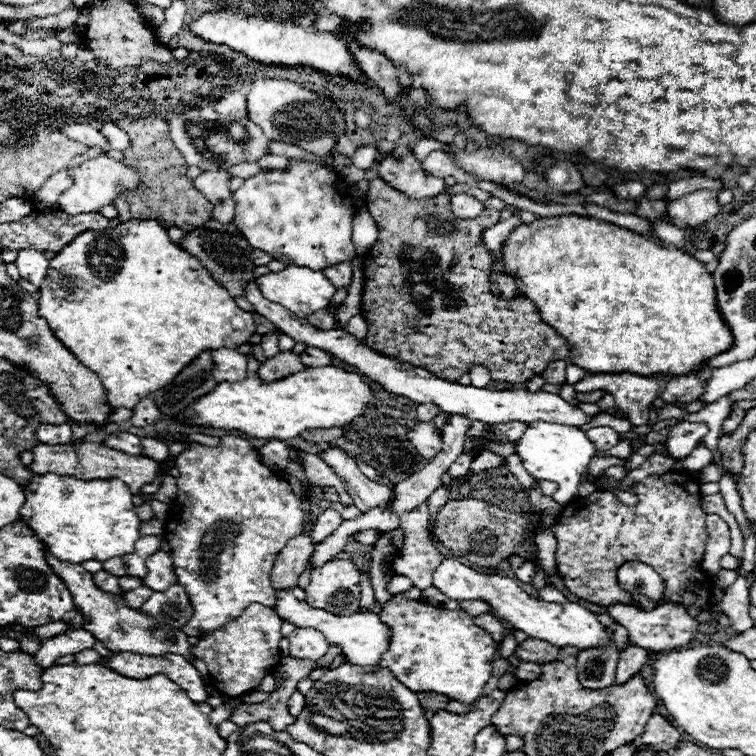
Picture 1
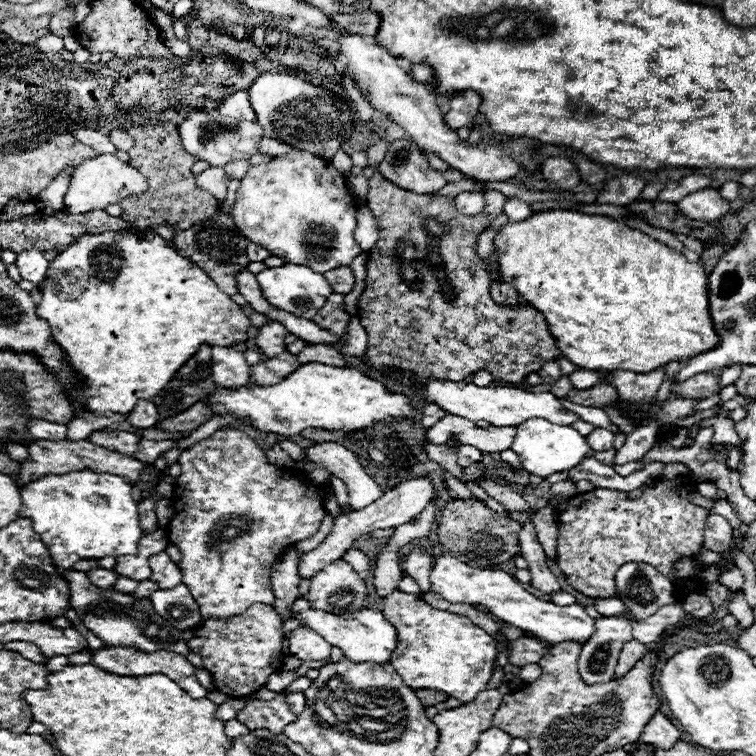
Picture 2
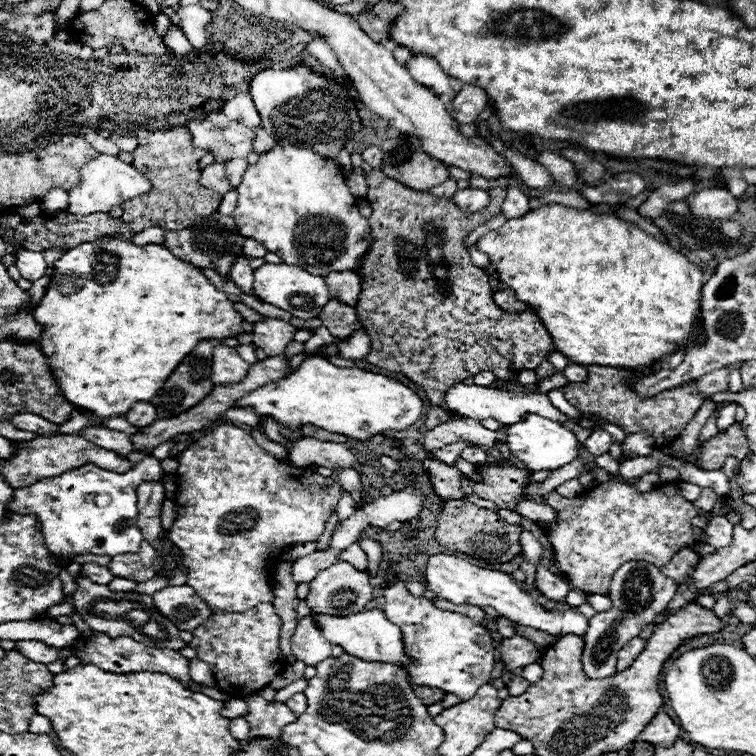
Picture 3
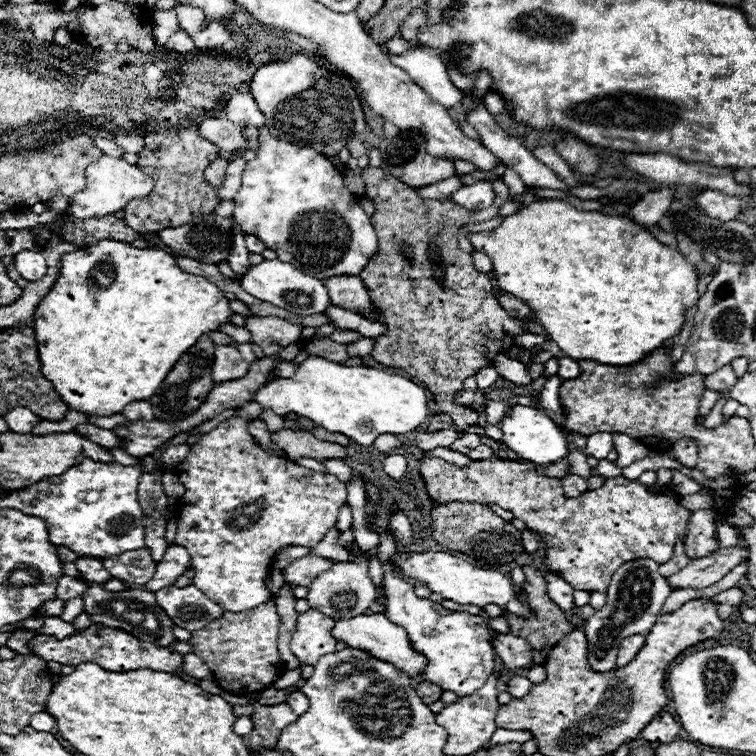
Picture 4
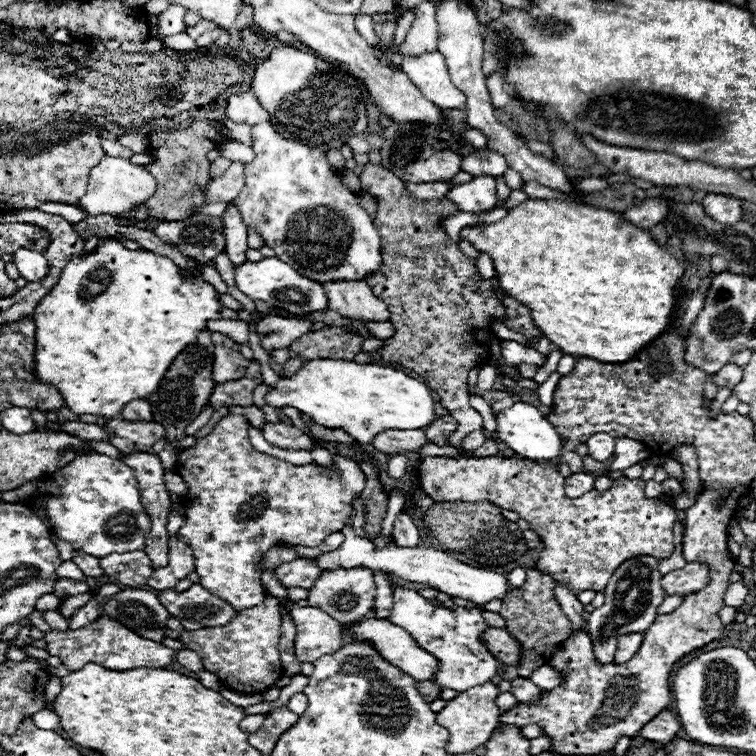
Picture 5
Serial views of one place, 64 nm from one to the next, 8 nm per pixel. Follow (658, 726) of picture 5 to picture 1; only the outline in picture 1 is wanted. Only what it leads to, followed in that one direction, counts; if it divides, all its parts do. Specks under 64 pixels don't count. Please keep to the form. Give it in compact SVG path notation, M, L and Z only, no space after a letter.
M654 714L648 724L644 734L638 738L640 744L650 746L654 752L664 752L674 748L680 742L680 732L670 726L670 722L666 718L662 718L660 714Z

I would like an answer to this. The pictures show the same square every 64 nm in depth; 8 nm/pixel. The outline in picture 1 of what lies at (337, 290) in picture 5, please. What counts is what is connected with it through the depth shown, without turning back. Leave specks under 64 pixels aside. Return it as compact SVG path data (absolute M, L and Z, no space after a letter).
M338 262L338 264L330 266L330 268L326 268L324 274L328 276L328 280L336 288L350 286L350 282L352 282L352 262Z

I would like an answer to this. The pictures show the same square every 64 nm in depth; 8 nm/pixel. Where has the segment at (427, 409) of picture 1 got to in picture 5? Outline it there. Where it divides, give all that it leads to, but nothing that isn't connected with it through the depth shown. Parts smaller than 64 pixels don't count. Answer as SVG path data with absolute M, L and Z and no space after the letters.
M442 416L442 418L436 418L432 422L432 426L428 426L428 430L424 430L424 432L438 446L448 446L448 438L454 430L456 430L456 420L452 416Z

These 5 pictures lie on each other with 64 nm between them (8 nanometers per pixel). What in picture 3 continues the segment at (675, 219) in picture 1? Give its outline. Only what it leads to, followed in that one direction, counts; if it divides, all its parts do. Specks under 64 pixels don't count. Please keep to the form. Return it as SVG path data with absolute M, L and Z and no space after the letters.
M706 188L700 192L694 192L686 198L688 208L694 216L700 218L712 218L712 220L726 220L736 212L738 198L734 198L724 188Z

